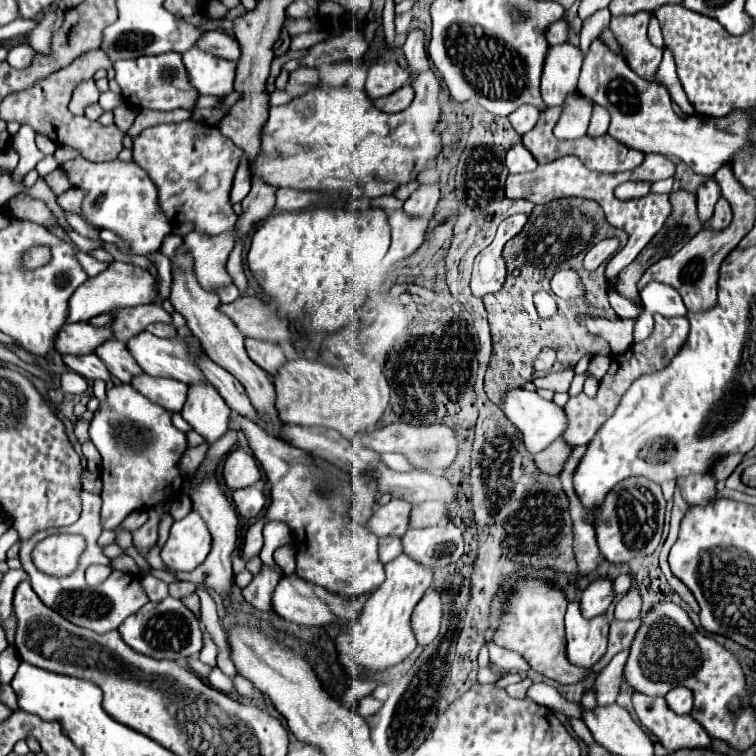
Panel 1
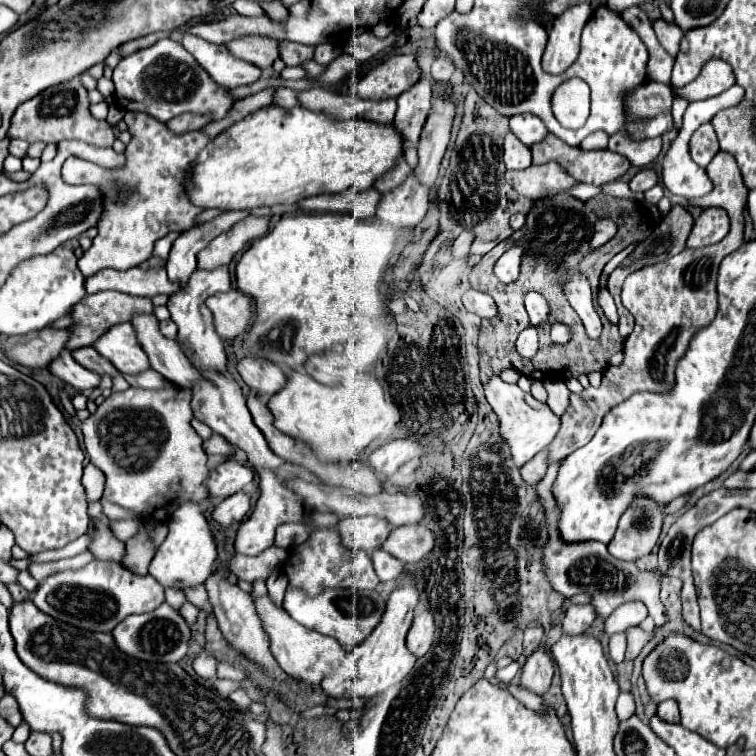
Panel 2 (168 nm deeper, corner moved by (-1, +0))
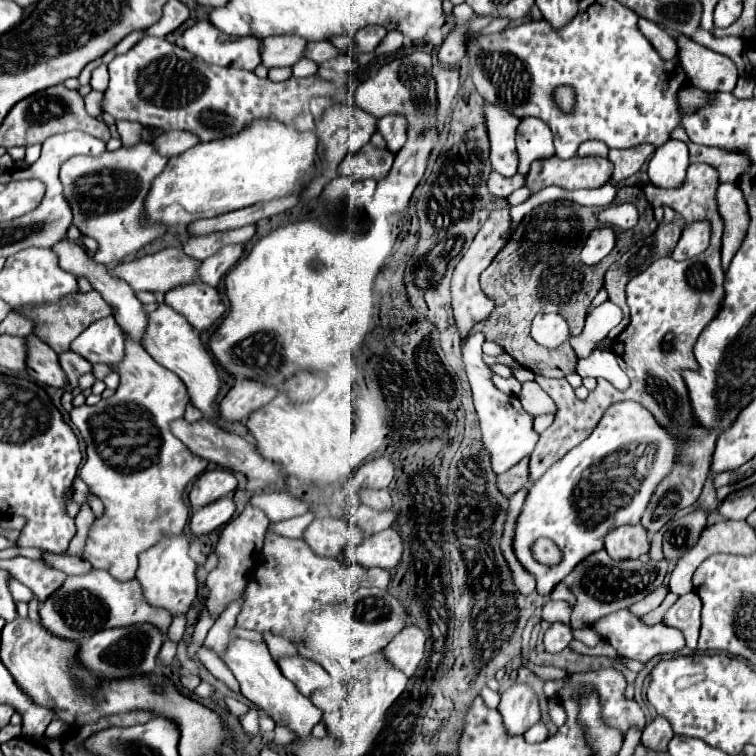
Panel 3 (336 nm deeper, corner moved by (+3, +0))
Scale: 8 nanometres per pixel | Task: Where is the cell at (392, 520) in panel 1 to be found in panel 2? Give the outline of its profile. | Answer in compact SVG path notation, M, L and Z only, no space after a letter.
M380 516L342 518L336 528L348 548L366 550L368 554L380 544L384 544L388 532L392 532L392 524Z

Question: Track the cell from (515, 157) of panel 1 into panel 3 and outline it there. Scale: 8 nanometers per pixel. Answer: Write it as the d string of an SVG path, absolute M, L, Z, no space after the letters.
M484 102L484 124L490 140L490 164L502 176L514 176L518 168L514 136L520 124L520 118L512 116L504 108Z

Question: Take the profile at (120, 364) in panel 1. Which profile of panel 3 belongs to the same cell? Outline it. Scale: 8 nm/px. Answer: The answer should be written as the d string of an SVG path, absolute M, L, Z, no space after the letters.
M64 352L60 354L60 366L64 368L64 374L68 374L68 384L64 390L74 390L78 386L78 378L86 372L92 372L92 364L88 360L82 360L78 354L74 352Z

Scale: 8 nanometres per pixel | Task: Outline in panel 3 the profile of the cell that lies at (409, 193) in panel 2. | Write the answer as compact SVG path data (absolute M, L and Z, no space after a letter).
M414 52L404 58L396 58L384 64L374 76L364 80L356 90L356 106L368 114L382 118L398 114L408 120L408 140L394 158L392 170L378 180L376 204L386 212L400 212L408 206L414 188L426 170L426 160L436 140L436 82L432 76L432 56L426 52Z

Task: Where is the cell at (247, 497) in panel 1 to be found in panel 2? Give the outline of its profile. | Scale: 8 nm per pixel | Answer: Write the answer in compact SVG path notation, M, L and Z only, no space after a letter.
M238 492L224 498L212 512L212 518L222 526L230 526L234 522L242 522L248 510L250 510L250 496L244 492Z

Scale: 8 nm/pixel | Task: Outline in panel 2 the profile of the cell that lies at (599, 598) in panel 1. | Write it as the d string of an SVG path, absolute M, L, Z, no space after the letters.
M572 604L566 610L566 618L562 622L564 634L582 634L592 626L594 620L596 610L592 608L592 604Z

